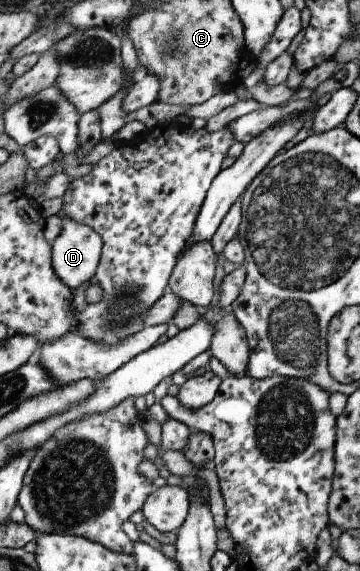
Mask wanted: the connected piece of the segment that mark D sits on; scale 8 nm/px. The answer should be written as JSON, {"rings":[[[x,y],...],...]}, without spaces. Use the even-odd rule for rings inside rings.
{"rings":[[[62,210],[57,214],[61,219],[61,232],[50,244],[52,250],[52,265],[55,274],[72,291],[88,282],[96,273],[102,253],[103,241],[90,226],[70,219]]]}

